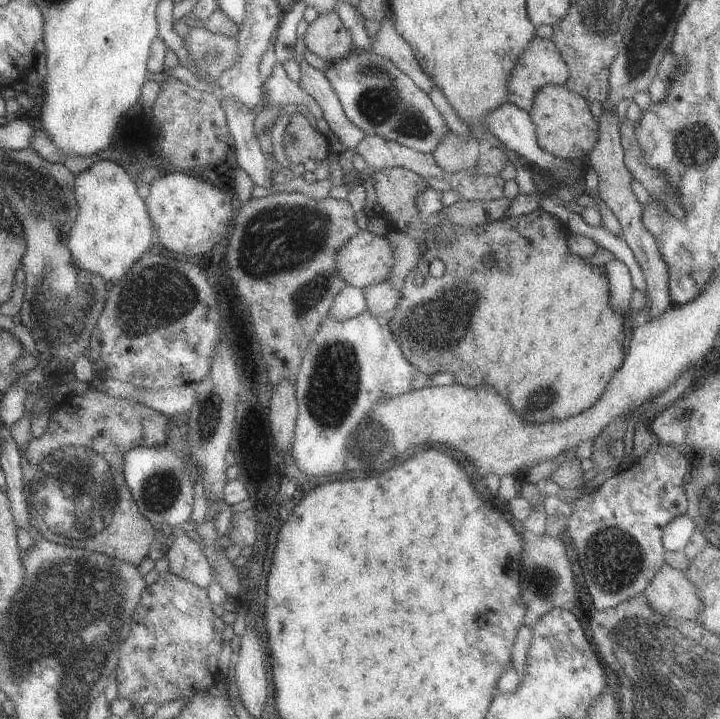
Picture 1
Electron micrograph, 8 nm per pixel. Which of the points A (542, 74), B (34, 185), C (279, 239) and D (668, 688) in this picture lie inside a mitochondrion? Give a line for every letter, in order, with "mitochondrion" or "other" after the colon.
A: other
B: mitochondrion
C: mitochondrion
D: mitochondrion

